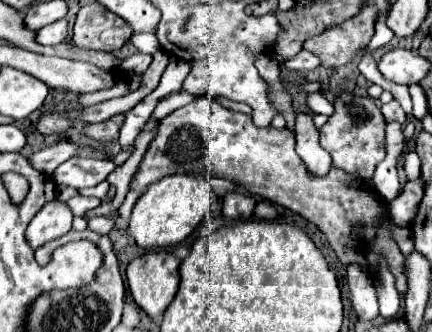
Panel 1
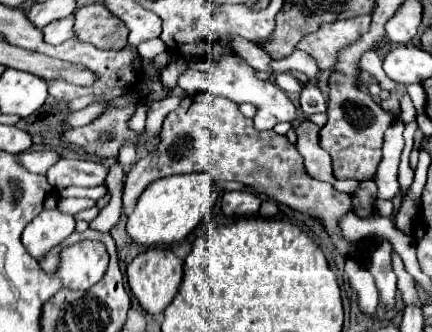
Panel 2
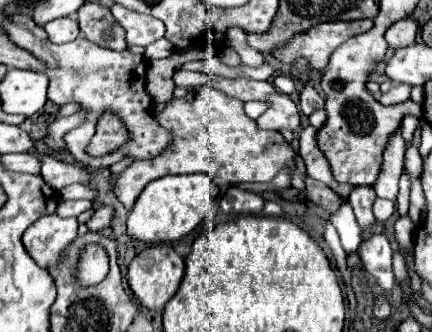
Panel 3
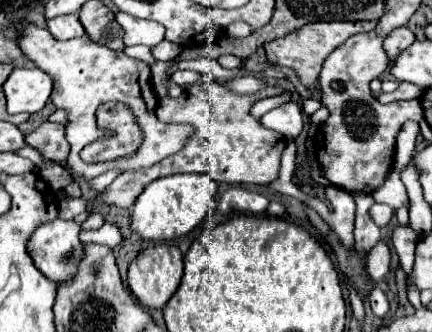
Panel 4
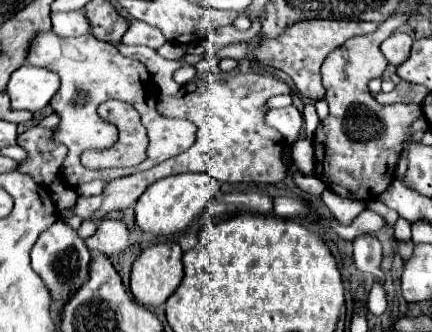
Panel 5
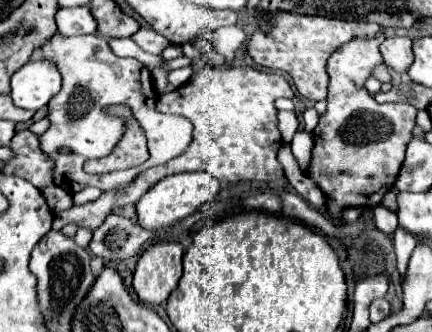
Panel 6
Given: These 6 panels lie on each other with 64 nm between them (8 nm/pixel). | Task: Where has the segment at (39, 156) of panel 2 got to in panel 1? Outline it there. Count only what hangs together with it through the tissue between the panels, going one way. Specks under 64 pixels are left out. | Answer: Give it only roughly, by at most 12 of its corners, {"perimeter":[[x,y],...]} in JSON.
{"perimeter":[[68,136],[28,156],[34,170],[50,176],[64,160],[78,154]]}

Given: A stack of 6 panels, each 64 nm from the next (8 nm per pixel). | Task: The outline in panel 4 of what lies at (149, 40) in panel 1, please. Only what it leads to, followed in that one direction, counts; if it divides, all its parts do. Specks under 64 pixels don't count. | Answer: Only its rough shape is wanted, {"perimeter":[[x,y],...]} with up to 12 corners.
{"perimeter":[[168,40],[152,48],[158,60],[170,62],[182,52],[180,44]]}

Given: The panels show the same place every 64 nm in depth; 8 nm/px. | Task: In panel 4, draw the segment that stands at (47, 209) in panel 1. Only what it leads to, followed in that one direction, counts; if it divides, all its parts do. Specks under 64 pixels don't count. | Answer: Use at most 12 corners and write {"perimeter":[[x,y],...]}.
{"perimeter":[[56,218],[28,242],[34,266],[54,284],[76,276],[80,224]]}

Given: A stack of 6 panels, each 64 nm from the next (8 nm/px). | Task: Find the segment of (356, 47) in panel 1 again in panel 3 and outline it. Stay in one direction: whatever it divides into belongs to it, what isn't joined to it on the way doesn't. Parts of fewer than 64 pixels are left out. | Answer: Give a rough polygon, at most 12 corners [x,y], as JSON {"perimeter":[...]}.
{"perimeter":[[372,20],[324,22],[274,48],[282,64],[306,58],[322,70],[350,36]]}

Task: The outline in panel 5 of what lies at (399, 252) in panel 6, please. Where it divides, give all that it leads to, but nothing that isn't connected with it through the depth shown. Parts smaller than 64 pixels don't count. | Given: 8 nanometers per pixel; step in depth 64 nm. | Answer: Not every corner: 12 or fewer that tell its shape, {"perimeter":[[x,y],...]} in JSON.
{"perimeter":[[398,218],[394,226],[396,242],[410,242],[410,224]]}

